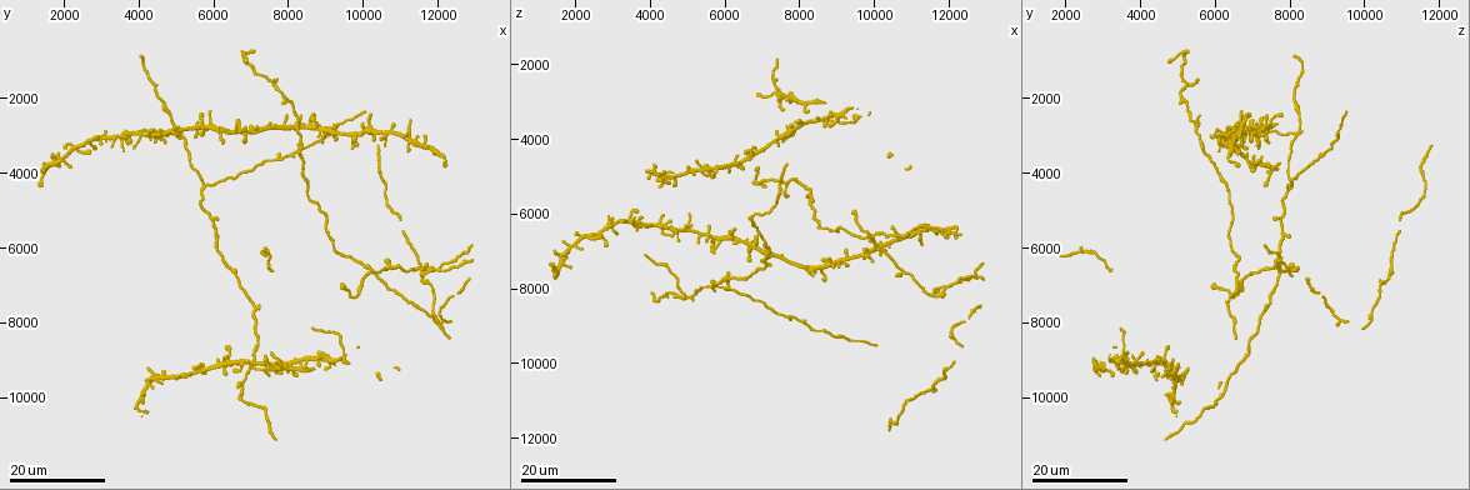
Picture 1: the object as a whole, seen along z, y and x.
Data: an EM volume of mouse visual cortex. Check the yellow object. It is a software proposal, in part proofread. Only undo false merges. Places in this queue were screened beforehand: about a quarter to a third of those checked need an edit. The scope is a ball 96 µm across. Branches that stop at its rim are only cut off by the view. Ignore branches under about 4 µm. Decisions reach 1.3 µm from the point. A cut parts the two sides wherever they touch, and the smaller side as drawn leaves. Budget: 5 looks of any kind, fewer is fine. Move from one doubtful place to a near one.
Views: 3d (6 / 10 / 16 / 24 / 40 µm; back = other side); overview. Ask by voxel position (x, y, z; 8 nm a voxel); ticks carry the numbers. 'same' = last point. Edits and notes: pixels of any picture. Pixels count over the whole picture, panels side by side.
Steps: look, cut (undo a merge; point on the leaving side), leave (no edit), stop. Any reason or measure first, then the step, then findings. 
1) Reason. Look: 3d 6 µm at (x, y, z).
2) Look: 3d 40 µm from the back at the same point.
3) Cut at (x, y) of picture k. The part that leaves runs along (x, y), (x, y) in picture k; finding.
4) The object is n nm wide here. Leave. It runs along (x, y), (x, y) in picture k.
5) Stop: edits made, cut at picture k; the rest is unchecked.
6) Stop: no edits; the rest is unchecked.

Look: 3d 16 µm at (10100, 6700, 6900).

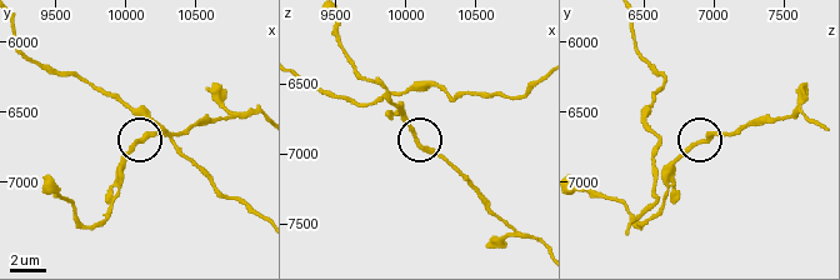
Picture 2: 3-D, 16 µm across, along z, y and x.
Look: 3d 6 µm at (10040, 6740, 6840).

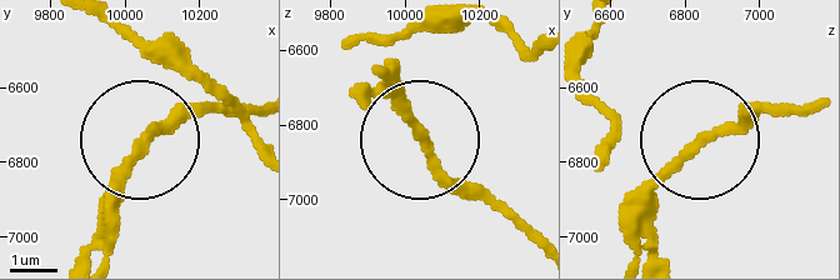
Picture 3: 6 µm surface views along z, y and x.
The object is 180 nm wide here. Leave. One neuron here.

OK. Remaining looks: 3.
Three-way junction. Look: 3d 24 µm at (6000, 5300, 7800).

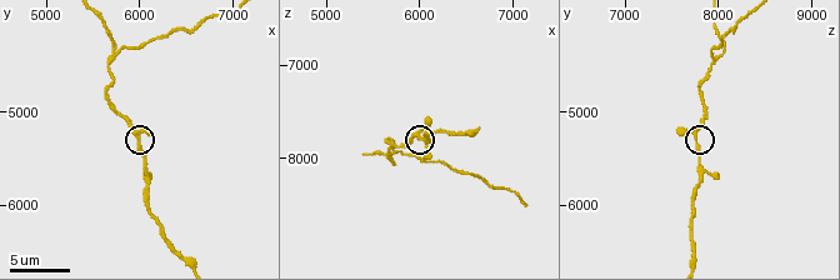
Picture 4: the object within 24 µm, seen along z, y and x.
Look: 3d 10 µm at (6000, 5300, 7750).

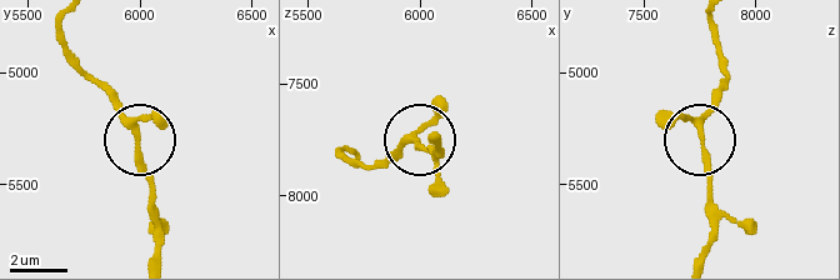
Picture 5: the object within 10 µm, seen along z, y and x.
The object is 190 nm wide here. Leave. It runs along (61, 23), (69, 59), (138, 138), (148, 214) in picture 5; all the same neuron.

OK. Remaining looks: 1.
Stop: no edits; the rest is unchecked.

